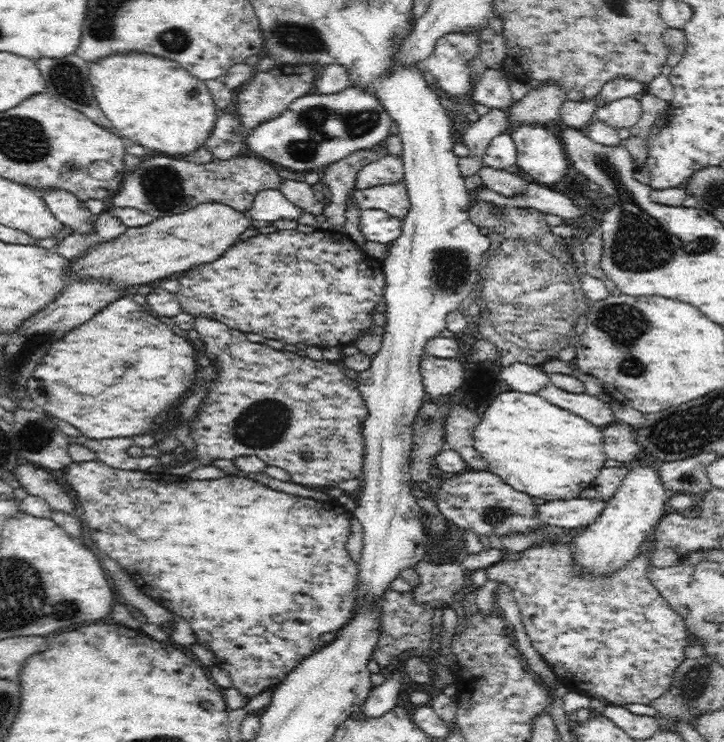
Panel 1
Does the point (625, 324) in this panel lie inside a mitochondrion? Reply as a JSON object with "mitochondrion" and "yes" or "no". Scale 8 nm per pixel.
{"mitochondrion":"yes"}

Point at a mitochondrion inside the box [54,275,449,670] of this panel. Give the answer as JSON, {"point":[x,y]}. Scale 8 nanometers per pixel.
{"point":[264,424]}

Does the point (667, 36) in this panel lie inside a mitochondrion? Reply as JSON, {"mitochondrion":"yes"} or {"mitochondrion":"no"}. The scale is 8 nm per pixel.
{"mitochondrion":"no"}

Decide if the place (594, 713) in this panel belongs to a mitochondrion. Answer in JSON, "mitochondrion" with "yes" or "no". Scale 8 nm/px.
{"mitochondrion":"no"}

